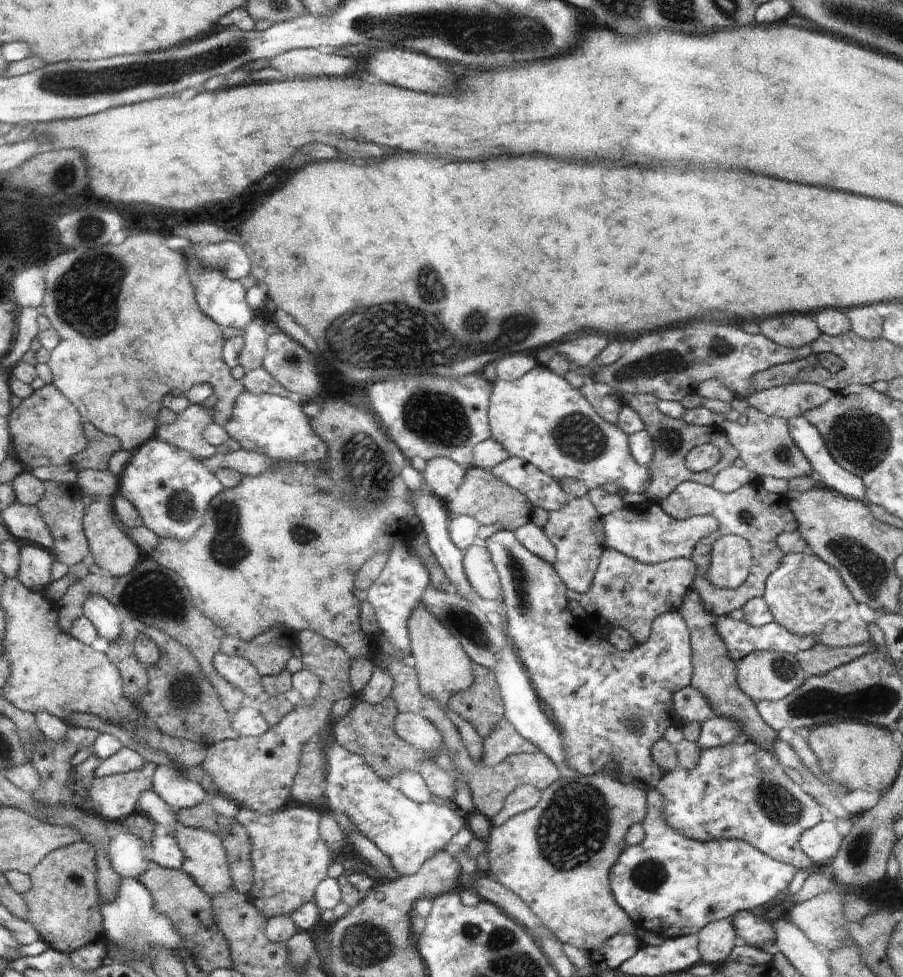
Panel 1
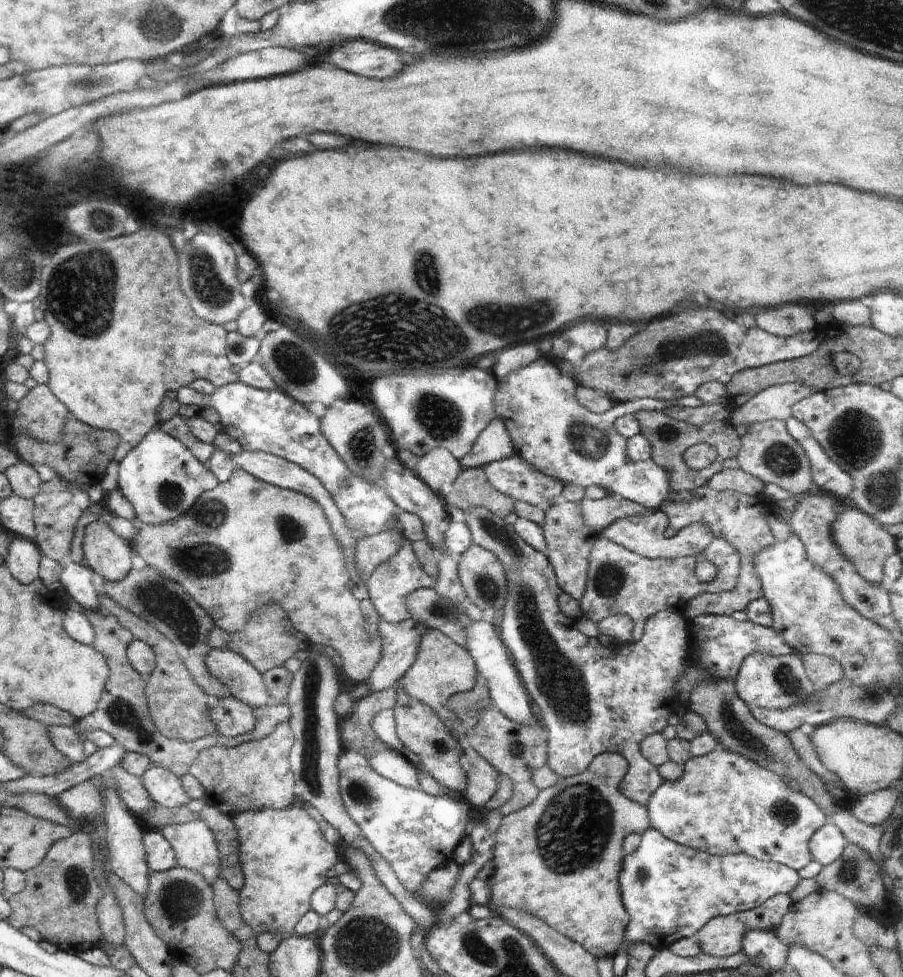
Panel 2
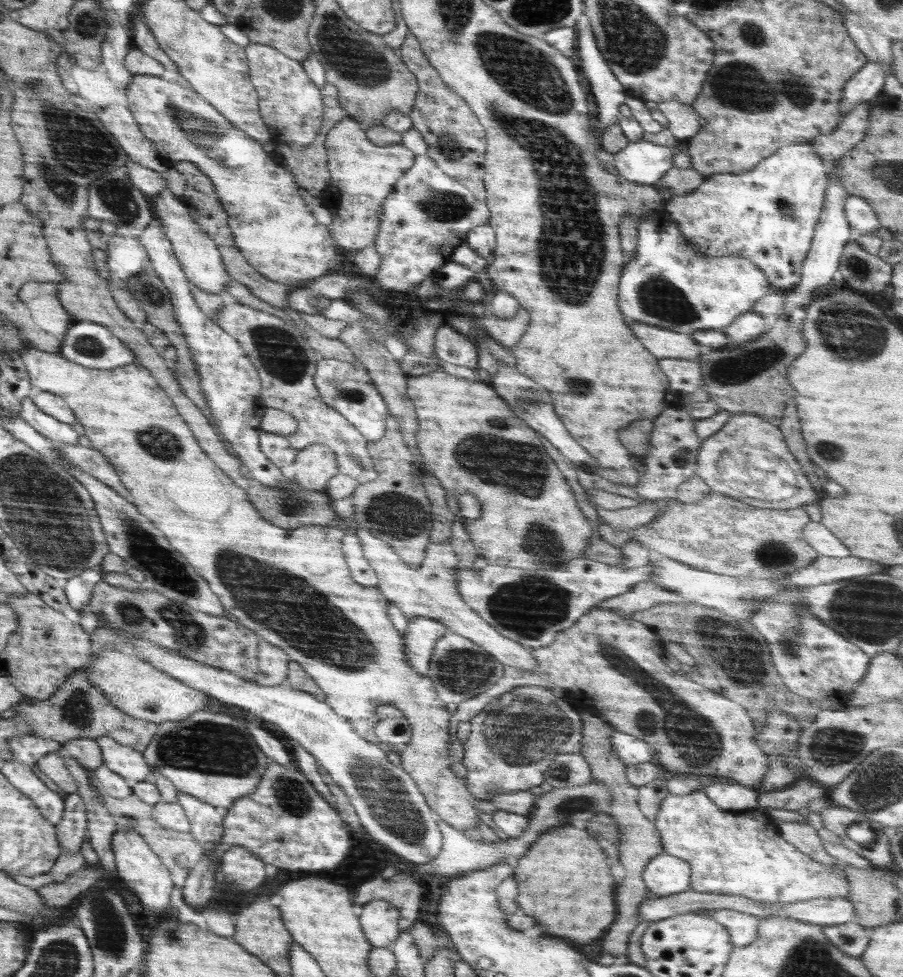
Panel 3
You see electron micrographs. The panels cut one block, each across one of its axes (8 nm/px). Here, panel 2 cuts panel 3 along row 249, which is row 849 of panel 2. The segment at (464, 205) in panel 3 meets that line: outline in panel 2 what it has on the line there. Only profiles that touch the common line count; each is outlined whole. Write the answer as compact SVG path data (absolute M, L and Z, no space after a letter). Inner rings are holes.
M344 750L338 758L337 767L340 796L348 816L358 824L362 835L370 842L372 848L392 866L402 886L414 897L418 896L422 882L428 878L434 867L450 860L454 861L454 848L466 835L466 824L472 818L473 808L462 797L453 794L431 796L422 791L419 770L401 751L378 750L372 756Z

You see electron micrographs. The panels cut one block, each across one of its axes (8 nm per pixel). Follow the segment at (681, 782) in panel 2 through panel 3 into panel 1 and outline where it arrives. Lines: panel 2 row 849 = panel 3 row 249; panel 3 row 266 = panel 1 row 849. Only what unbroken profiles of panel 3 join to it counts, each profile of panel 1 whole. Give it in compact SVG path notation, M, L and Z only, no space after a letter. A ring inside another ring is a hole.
M736 741L725 745L702 749L700 750L698 764L693 769L688 770L676 768L673 771L668 771L658 781L656 787L659 790L659 793L663 796L665 819L669 822L671 827L674 827L684 836L699 841L717 841L720 839L736 839L746 841L748 844L751 844L754 848L758 849L761 853L770 856L770 858L791 864L800 871L811 868L812 861L808 858L807 854L804 854L804 851L799 843L799 838L806 829L809 829L811 826L814 826L821 821L820 806L805 792L804 786L794 783L794 781L792 781L792 779L784 773L784 766L780 764L780 761L776 758L776 755L772 751L769 751L768 749L760 749L758 745L755 745L754 741Z

